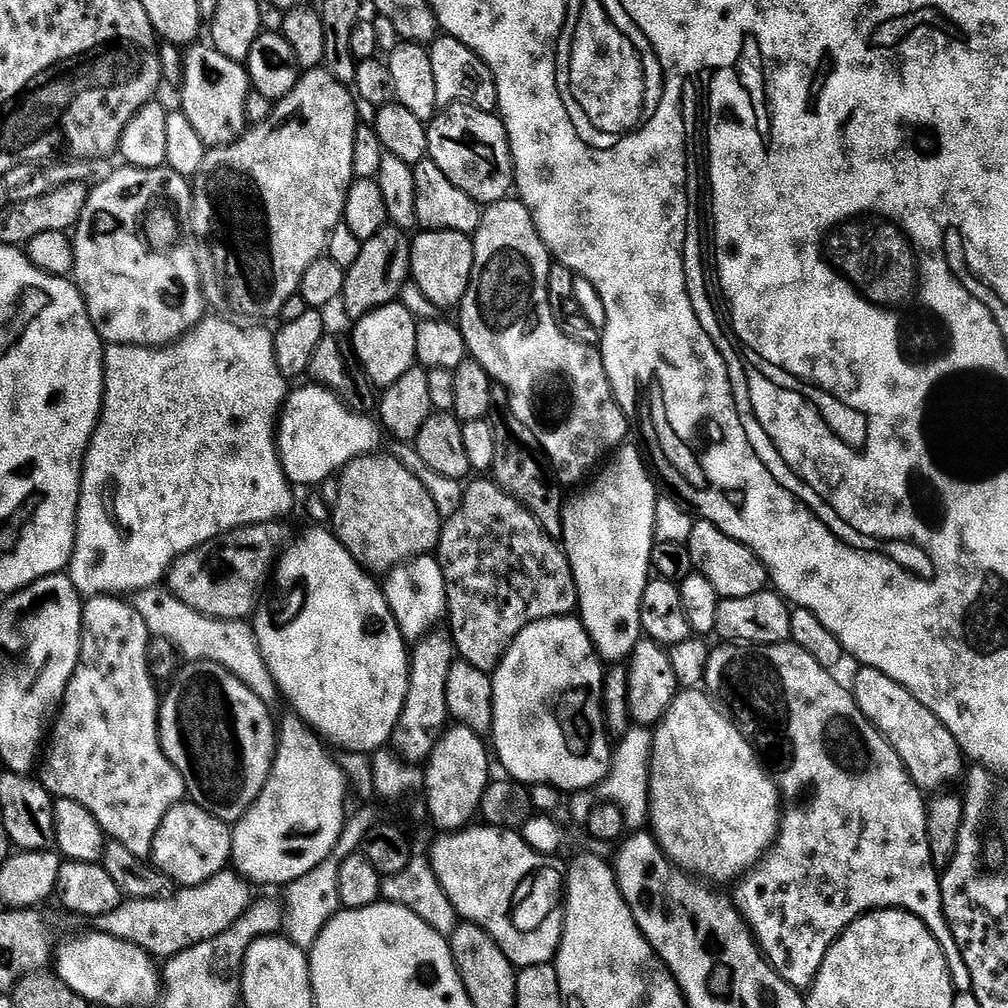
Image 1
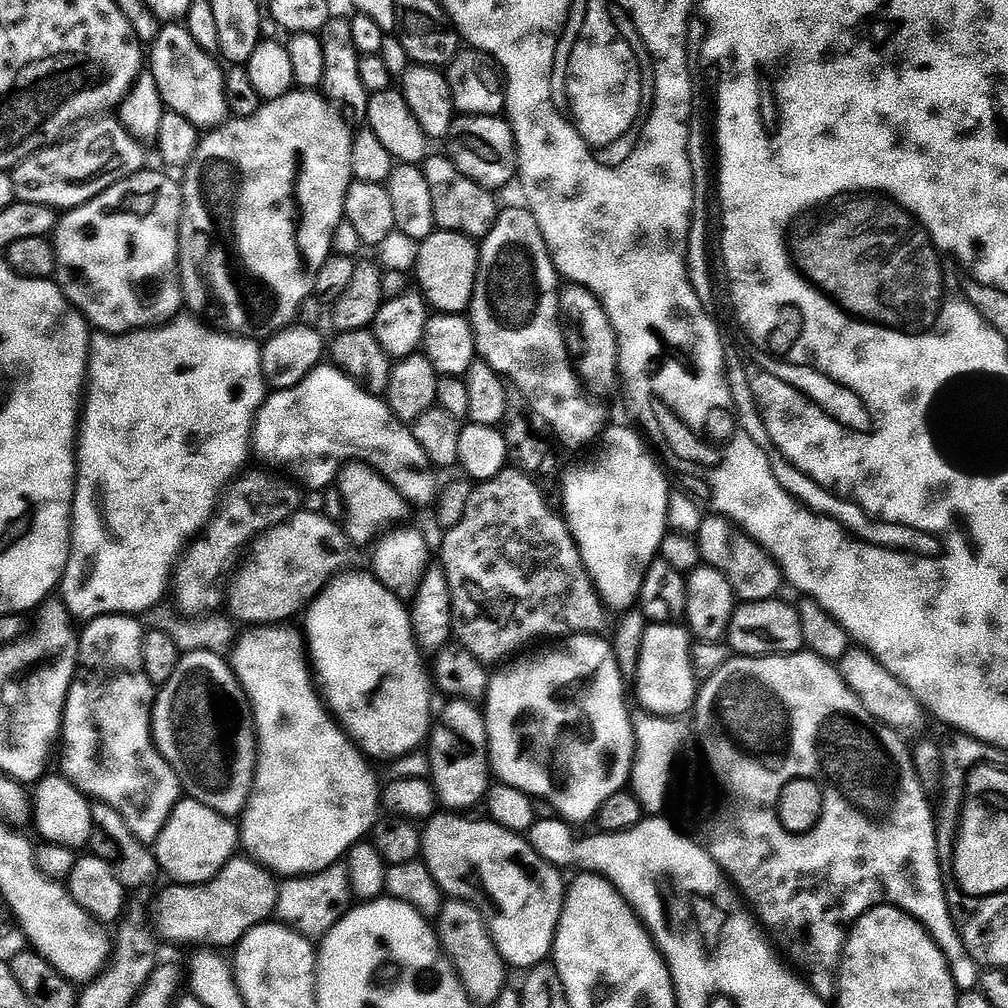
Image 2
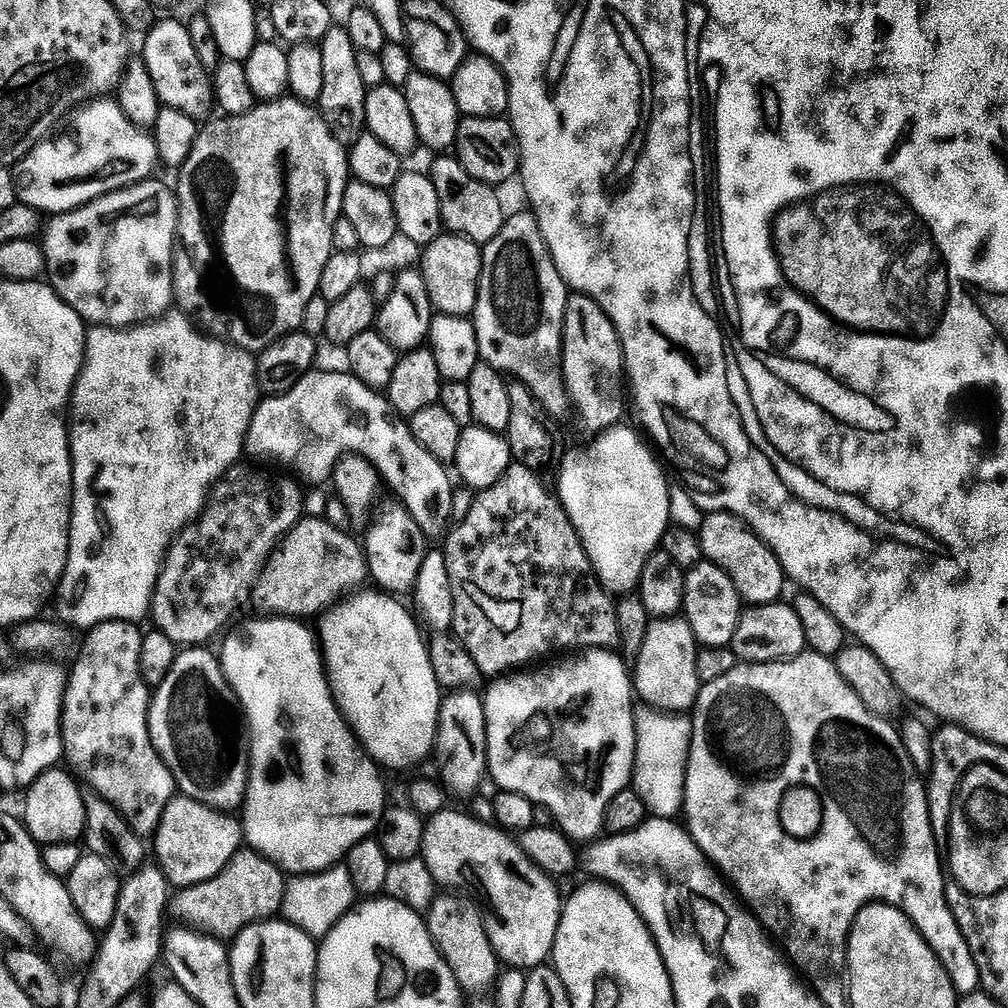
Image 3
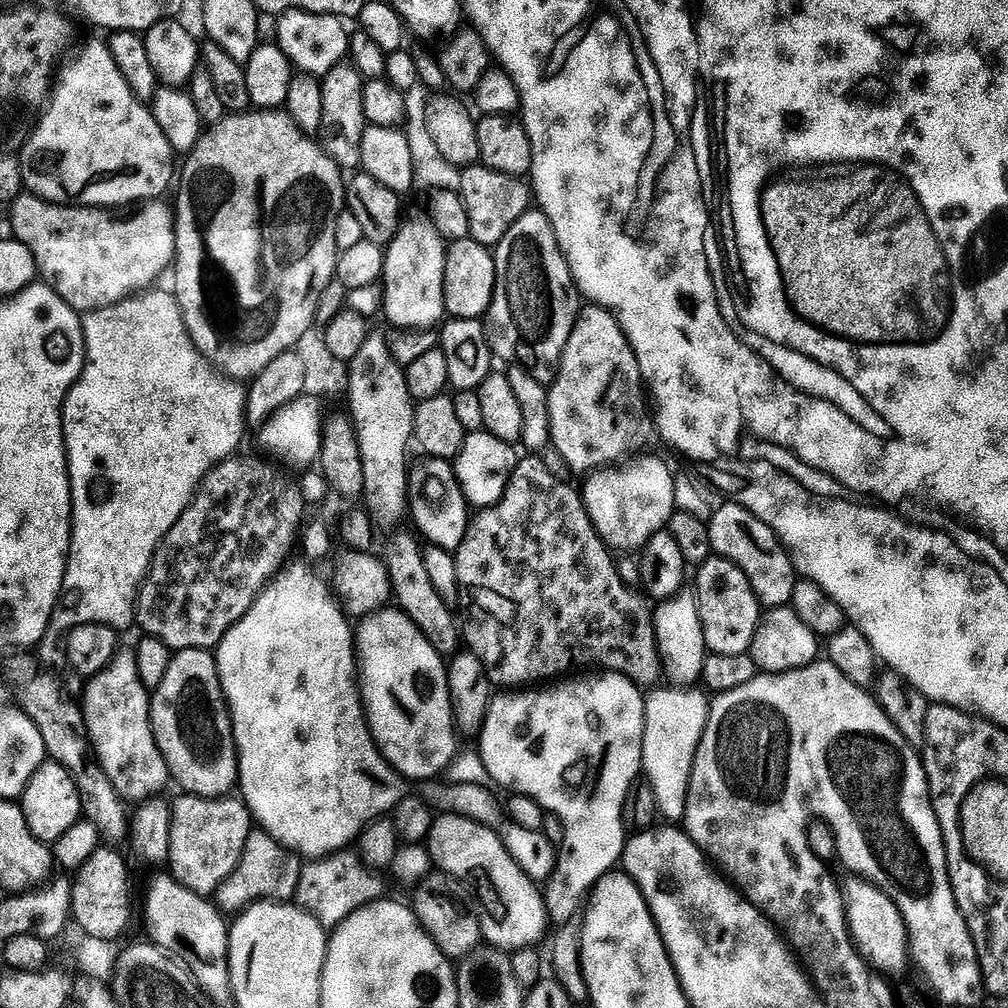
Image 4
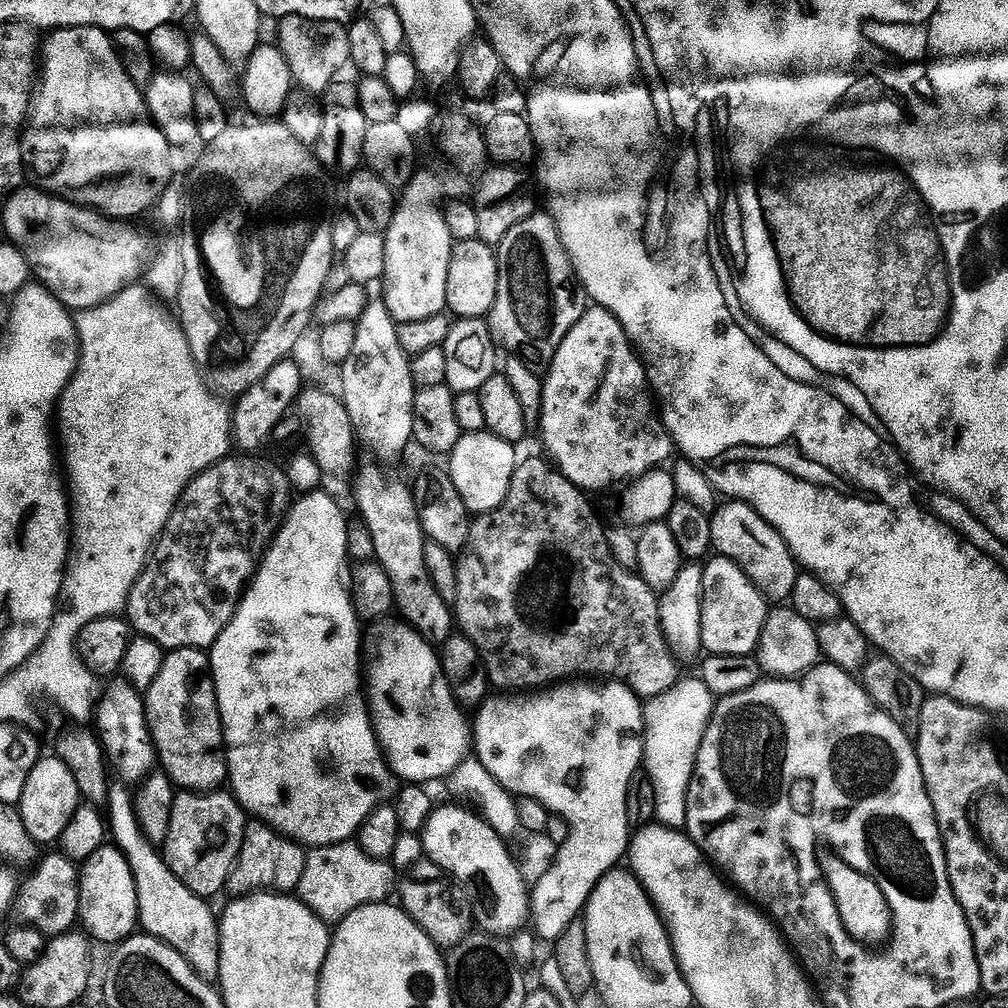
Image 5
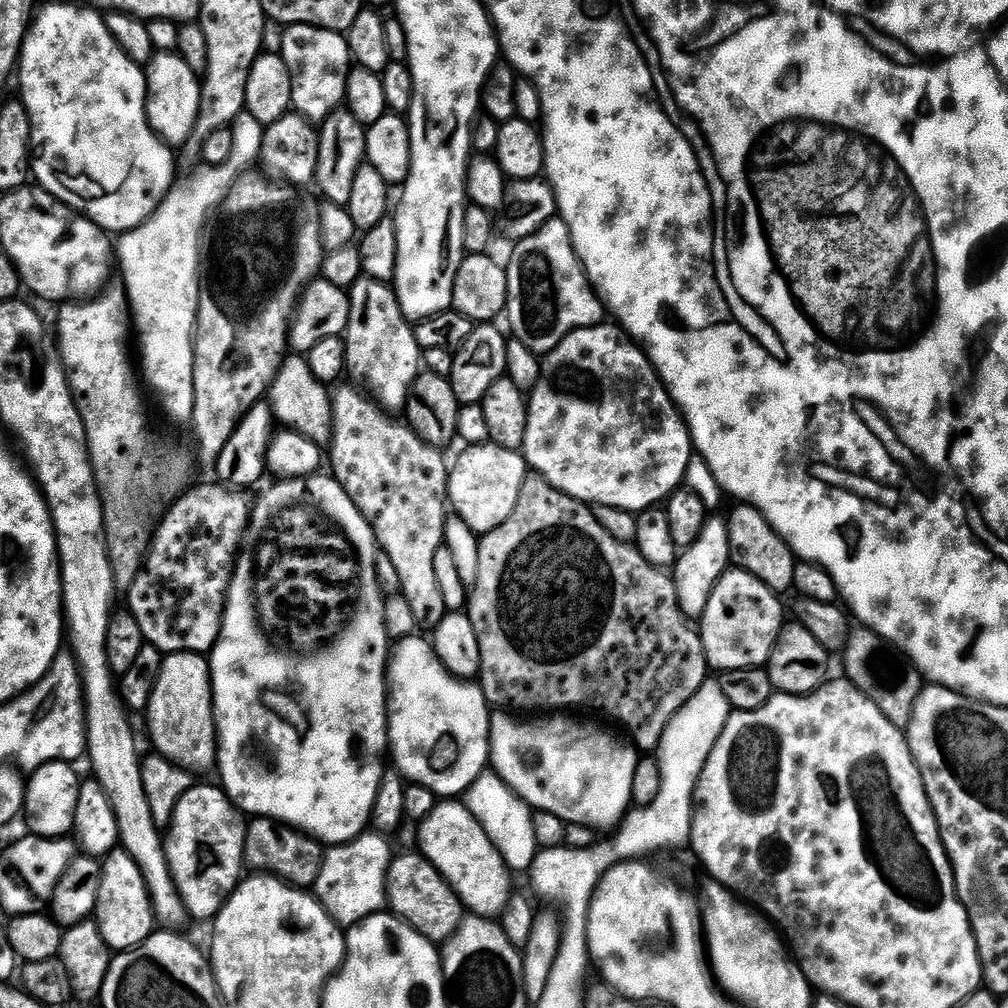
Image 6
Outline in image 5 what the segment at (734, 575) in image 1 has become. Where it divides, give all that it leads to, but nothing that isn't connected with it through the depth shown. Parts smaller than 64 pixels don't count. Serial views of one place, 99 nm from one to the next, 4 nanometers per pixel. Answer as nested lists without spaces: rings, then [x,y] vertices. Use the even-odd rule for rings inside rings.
[[[739,502],[724,503],[711,513],[713,549],[738,565],[742,574],[746,574],[746,578],[754,582],[754,586],[764,595],[765,600],[791,601],[794,582],[798,582],[801,569],[782,534],[778,534],[778,530],[774,530],[774,526],[770,526],[770,522],[766,522],[766,518],[759,516],[756,509],[750,505]]]

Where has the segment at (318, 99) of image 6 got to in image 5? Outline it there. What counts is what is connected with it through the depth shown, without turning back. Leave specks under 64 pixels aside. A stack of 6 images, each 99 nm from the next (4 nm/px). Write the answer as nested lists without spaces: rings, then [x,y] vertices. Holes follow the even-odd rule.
[[[288,16],[280,22],[279,50],[290,66],[295,87],[316,94],[323,94],[330,85],[335,84],[343,73],[340,71],[344,67],[347,69],[350,64],[348,29],[338,22]]]

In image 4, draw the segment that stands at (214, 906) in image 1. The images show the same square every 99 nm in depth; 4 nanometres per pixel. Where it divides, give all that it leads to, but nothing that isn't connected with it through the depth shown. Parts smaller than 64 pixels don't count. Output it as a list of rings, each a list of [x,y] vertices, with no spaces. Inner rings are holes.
[[[253,830],[246,838],[246,846],[238,866],[220,883],[214,893],[214,903],[221,913],[239,914],[252,904],[261,902],[288,902],[296,895],[298,878],[302,867],[301,857],[283,848],[270,834]]]

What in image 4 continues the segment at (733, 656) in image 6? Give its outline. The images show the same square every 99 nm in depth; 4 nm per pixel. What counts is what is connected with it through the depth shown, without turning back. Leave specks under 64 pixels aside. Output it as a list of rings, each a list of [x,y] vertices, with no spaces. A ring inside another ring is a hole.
[[[713,555],[711,560],[695,569],[694,595],[698,606],[698,618],[702,622],[702,634],[711,654],[742,654],[752,647],[752,638],[762,619],[762,605],[756,599],[746,574],[734,566],[734,562]]]

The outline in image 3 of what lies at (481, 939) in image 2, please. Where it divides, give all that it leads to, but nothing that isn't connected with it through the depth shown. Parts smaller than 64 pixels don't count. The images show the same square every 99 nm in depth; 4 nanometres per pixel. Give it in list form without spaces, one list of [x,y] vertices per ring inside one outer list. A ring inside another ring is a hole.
[[[437,895],[426,914],[426,923],[437,950],[450,966],[454,978],[465,993],[481,993],[486,990],[484,988],[497,981],[502,971],[502,961],[490,942],[481,909],[467,895]]]

